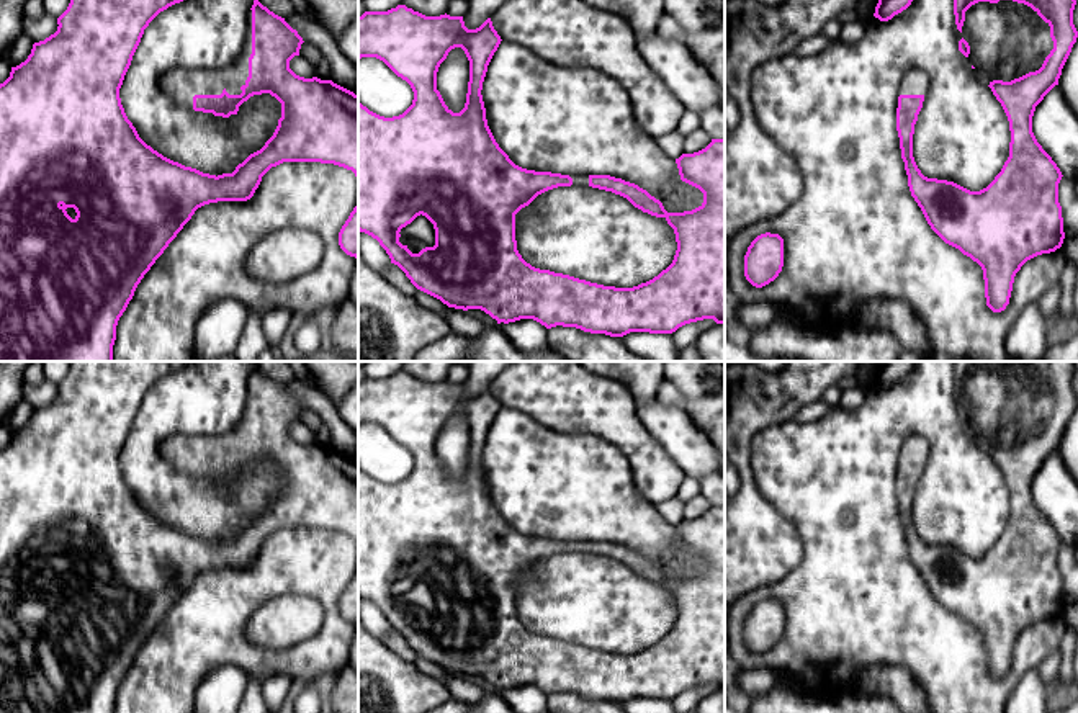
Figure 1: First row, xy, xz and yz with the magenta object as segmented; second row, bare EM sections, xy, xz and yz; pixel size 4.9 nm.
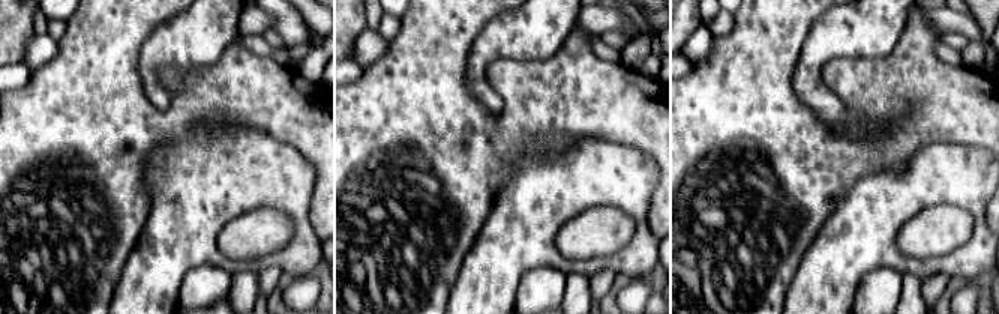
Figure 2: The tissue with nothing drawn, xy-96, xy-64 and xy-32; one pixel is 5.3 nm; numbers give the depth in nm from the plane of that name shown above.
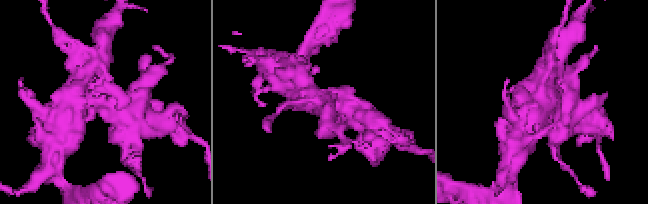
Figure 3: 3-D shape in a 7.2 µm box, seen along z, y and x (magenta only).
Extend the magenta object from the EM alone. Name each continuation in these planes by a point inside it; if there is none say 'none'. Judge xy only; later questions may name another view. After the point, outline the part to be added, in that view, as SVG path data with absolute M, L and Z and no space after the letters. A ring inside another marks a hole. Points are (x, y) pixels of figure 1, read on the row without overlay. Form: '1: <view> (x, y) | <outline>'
1: xy (182, 452) | M252 376L249 378L247 384L247 404L244 409L244 414L237 424L237 427L226 433L226 435L175 435L168 440L165 440L160 446L162 456L172 463L177 469L193 474L193 463L195 461L221 461L224 456L229 461L240 461L240 453L245 451L245 446L249 443L249 424L252 420Z

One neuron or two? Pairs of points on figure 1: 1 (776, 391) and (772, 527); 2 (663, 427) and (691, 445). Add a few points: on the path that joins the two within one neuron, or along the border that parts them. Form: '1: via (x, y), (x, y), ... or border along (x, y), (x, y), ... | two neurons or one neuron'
1: via (741, 426), (741, 463), (748, 478), (748, 493) | one neuron
2: via (669, 427), (684, 442) | one neuron

